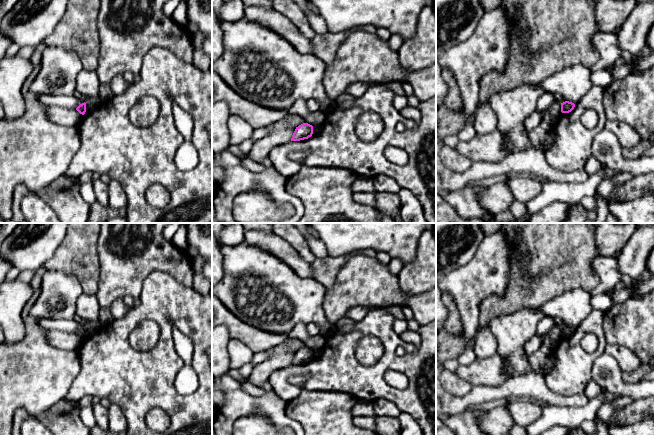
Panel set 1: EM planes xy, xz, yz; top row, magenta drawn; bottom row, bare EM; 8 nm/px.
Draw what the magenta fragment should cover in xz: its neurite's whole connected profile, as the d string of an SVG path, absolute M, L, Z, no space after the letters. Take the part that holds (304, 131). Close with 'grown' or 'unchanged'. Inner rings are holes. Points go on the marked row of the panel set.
M303 123L298 127L296 127L292 135L291 141L300 141L308 139L309 137L312 136L312 134L313 134L313 126L308 123Z | unchanged

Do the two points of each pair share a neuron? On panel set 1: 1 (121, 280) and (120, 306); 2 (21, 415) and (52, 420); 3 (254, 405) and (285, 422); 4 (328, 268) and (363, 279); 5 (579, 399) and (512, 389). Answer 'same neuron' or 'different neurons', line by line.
1: different neurons
2: same neuron
3: same neuron
4: different neurons
5: same neuron

